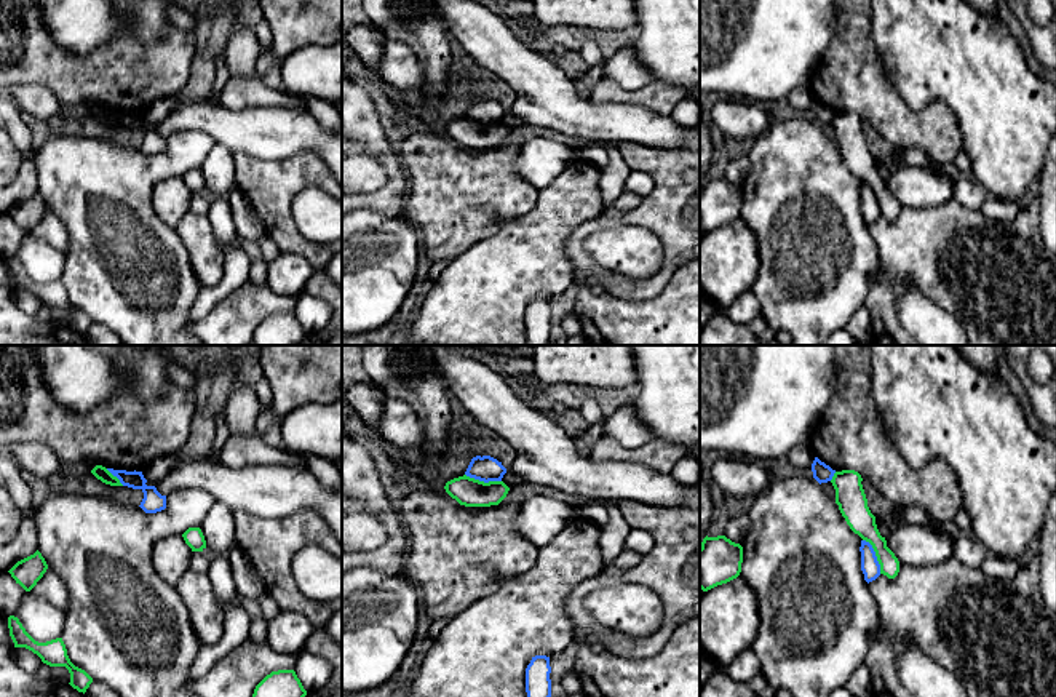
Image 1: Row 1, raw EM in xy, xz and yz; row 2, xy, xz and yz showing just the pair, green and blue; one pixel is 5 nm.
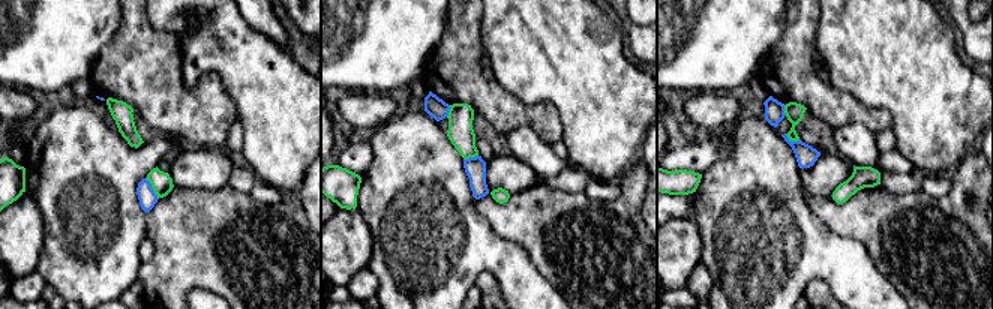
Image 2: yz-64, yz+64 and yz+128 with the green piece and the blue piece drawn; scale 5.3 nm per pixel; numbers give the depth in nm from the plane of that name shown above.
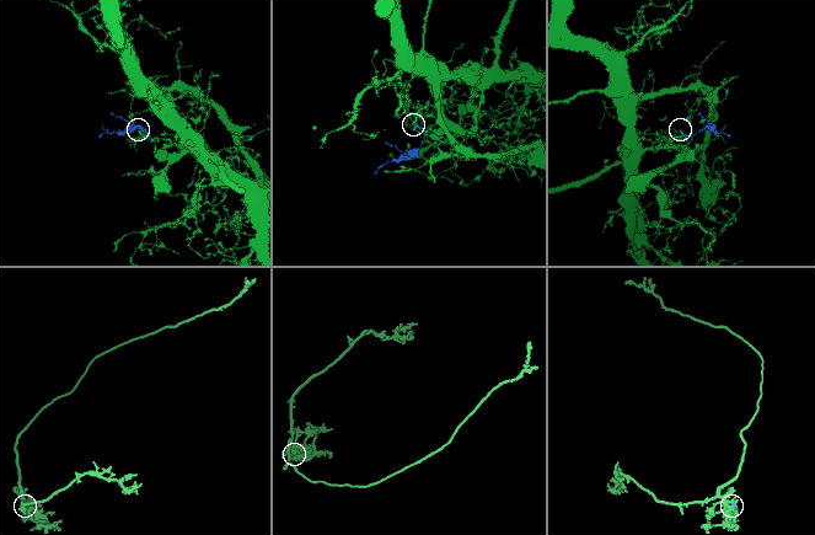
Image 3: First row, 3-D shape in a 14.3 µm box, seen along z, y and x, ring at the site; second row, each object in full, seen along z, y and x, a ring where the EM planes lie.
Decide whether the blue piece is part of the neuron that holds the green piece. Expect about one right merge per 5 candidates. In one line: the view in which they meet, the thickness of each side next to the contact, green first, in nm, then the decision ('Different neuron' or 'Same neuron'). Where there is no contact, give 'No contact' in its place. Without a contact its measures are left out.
Touches green in yz. Thickness 140 nm (green) against 90 nm. Different neuron

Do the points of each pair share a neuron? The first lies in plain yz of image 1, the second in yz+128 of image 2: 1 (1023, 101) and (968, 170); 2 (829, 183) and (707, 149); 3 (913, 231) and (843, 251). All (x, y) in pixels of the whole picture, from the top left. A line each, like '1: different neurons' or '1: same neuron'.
1: different neurons
2: different neurons
3: different neurons

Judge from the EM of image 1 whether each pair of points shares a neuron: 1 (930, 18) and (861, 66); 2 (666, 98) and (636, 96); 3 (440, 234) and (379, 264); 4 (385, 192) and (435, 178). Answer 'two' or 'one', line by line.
1: two
2: one
3: two
4: two

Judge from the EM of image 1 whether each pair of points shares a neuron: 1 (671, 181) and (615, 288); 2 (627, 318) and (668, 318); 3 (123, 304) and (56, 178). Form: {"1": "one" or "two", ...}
{"1": "one", "2": "one", "3": "one"}

